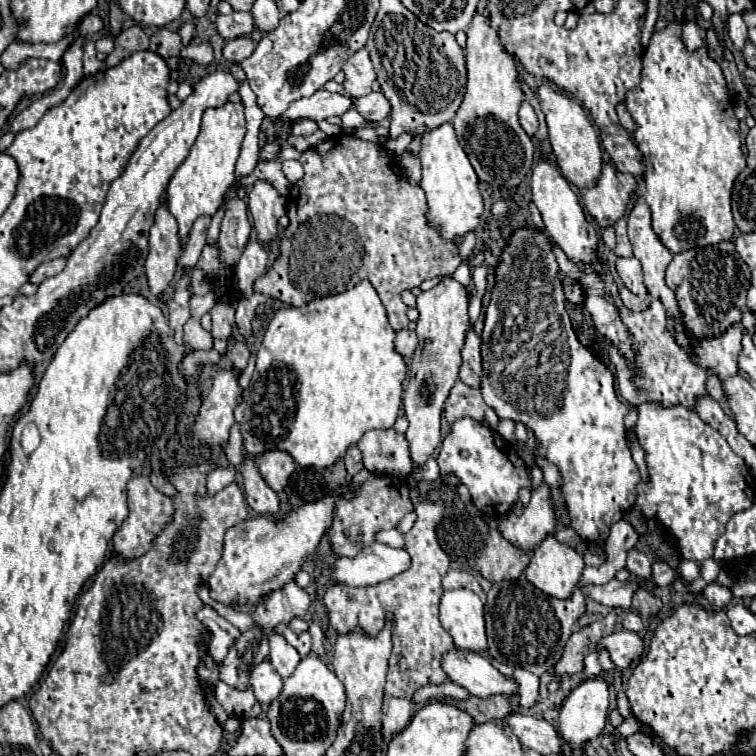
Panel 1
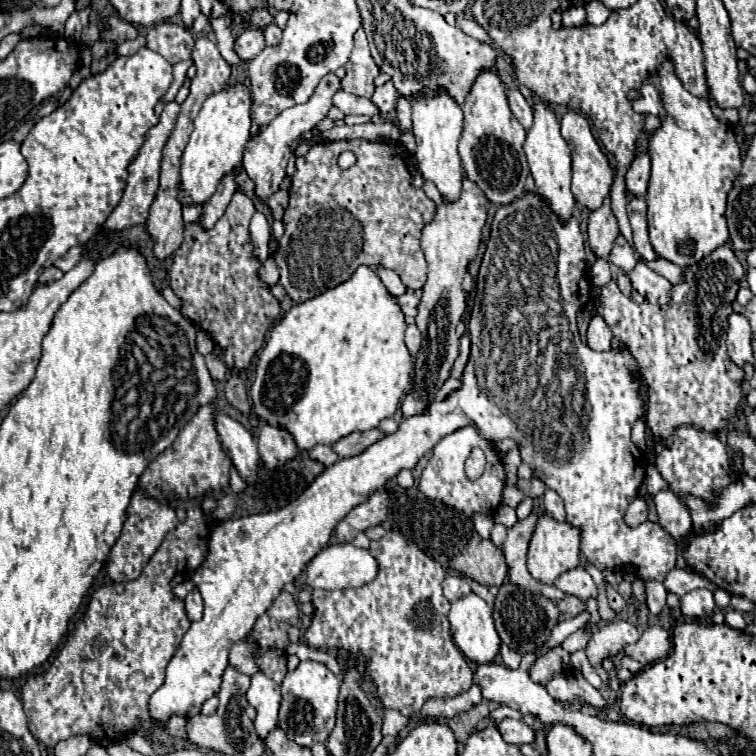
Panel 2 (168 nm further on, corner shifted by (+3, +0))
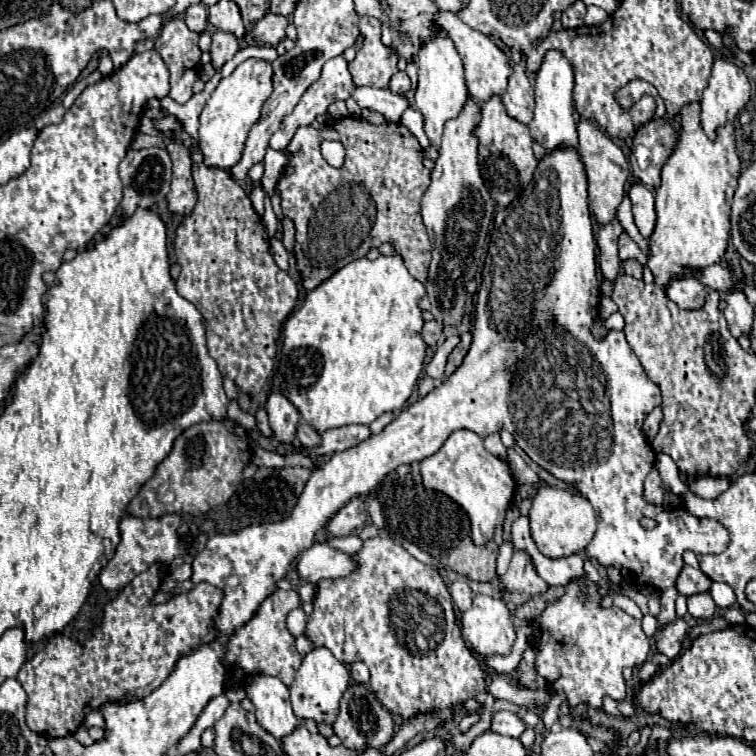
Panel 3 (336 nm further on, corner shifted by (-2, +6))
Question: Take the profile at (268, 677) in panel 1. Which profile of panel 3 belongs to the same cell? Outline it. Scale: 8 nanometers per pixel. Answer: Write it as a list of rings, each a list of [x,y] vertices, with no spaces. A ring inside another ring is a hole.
[[[251,675],[247,677],[247,697],[255,705],[257,723],[273,737],[281,739],[297,727],[297,717],[291,711],[289,691],[279,677]]]

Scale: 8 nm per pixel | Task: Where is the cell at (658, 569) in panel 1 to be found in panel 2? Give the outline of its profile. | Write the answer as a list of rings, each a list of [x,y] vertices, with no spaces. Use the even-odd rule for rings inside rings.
[[[672,569],[670,573],[668,573],[668,577],[666,577],[666,581],[664,581],[664,587],[670,591],[670,593],[676,593],[678,597],[682,597],[682,595],[686,595],[688,591],[692,591],[692,589],[698,589],[698,587],[708,587],[710,591],[714,589],[714,585],[708,581],[708,579],[704,579],[702,575],[698,575],[698,573],[690,573],[688,569]]]

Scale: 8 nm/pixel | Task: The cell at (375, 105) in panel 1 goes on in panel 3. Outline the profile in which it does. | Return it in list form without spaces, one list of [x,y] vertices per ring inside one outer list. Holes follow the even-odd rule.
[[[397,71],[393,77],[391,77],[391,83],[389,83],[389,89],[395,93],[395,95],[405,95],[409,91],[409,77],[403,73],[403,71]]]

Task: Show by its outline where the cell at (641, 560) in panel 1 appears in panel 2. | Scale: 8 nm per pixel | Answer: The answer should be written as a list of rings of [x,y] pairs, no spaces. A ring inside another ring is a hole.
[[[650,581],[650,583],[646,583],[646,595],[648,595],[648,601],[646,601],[648,611],[652,615],[658,615],[666,605],[666,595],[668,595],[666,587],[658,581]]]

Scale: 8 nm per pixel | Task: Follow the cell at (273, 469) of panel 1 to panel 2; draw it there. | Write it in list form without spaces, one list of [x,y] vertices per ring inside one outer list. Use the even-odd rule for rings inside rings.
[[[262,423],[260,435],[258,435],[258,453],[260,459],[268,469],[284,465],[288,459],[296,457],[298,447],[292,435],[284,431],[284,427],[272,427],[268,423]]]

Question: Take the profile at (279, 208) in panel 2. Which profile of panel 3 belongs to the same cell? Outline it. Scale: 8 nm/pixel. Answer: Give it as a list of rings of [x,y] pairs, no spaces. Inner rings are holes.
[[[289,217],[281,219],[281,229],[283,229],[283,245],[287,251],[293,251],[293,239],[295,239],[295,227]]]

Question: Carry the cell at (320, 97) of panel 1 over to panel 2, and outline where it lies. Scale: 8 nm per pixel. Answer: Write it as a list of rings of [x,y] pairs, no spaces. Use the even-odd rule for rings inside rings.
[[[338,91],[334,95],[334,105],[344,113],[344,115],[380,115],[380,109],[366,97],[358,97],[346,91]]]

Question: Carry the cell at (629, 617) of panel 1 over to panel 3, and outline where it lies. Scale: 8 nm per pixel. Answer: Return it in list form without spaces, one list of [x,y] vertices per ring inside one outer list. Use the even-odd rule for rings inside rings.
[[[581,577],[577,581],[571,581],[567,587],[567,593],[563,599],[551,603],[541,619],[537,621],[541,629],[541,639],[535,647],[537,651],[537,671],[549,681],[549,687],[553,691],[563,691],[567,693],[567,705],[591,705],[591,707],[601,707],[603,695],[611,695],[613,699],[623,699],[625,697],[625,681],[621,675],[623,667],[637,667],[647,659],[647,653],[651,651],[651,641],[643,633],[641,619],[635,619],[627,615],[619,607],[609,607],[603,609],[599,607],[599,595],[597,595],[597,585],[591,583],[587,577]]]

